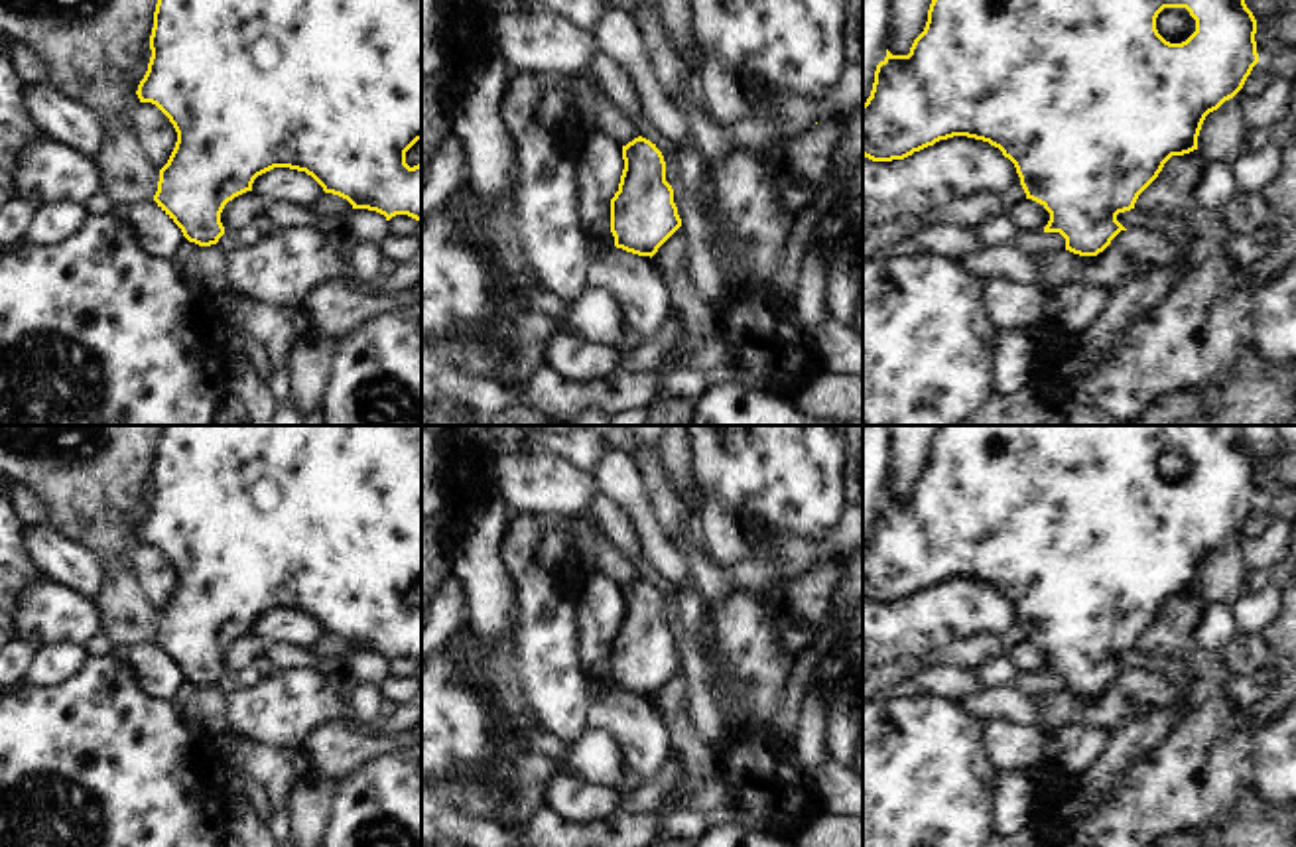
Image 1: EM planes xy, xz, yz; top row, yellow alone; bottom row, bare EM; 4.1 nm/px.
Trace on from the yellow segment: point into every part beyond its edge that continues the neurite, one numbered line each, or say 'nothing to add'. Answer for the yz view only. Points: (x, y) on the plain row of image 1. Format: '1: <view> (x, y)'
nothing to add

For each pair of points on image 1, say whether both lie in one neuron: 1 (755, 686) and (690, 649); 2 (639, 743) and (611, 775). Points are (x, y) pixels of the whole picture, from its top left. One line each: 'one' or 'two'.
1: two
2: two

